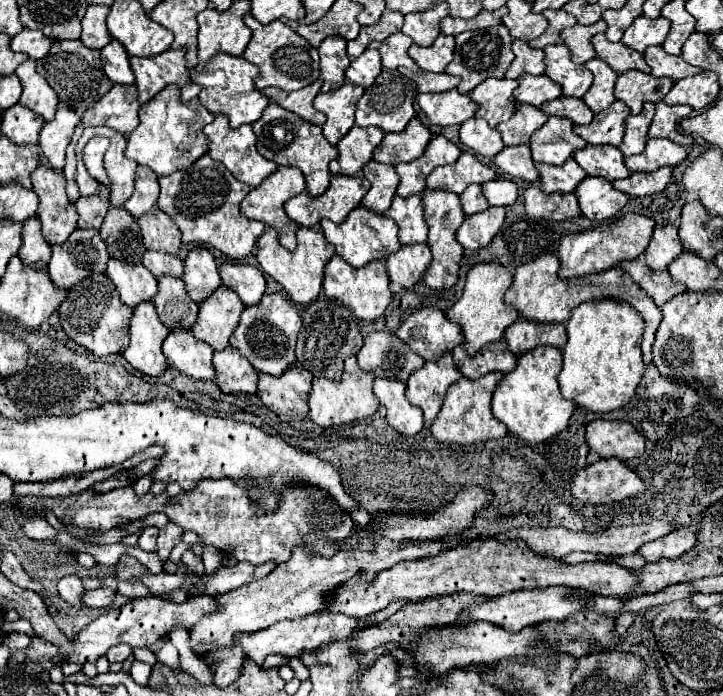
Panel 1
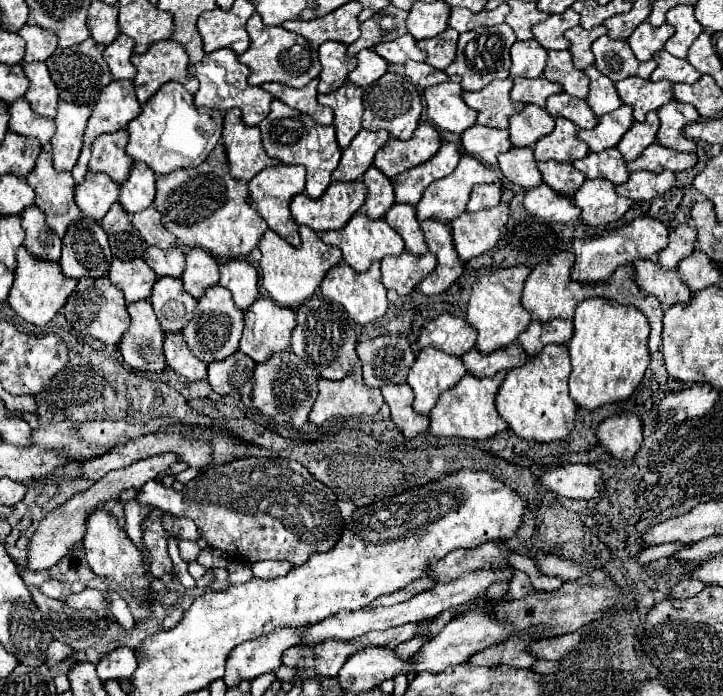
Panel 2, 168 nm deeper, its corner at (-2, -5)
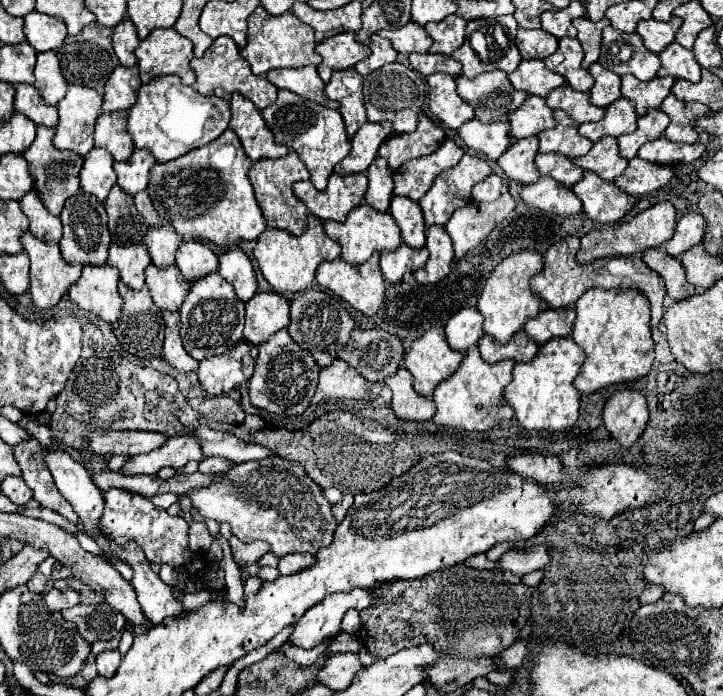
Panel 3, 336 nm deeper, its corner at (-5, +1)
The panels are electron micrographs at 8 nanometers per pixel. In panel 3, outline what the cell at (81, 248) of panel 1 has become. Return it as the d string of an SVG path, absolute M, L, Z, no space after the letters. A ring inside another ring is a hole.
M79 193L75 197L69 197L65 201L63 213L63 237L59 241L61 255L67 263L81 263L81 265L105 265L107 261L107 249L111 245L111 235L107 229L107 213L103 203L99 203L95 197L89 197L87 193Z

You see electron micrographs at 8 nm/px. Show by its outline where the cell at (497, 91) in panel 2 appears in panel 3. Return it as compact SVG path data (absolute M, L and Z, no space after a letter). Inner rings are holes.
M503 71L483 73L475 79L459 75L455 79L457 93L475 109L475 117L481 123L509 121L509 111L520 107L528 94L515 91Z

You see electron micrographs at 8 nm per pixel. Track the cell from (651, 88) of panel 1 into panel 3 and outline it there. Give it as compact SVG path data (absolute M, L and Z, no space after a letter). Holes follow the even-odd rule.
M623 75L623 97L631 99L635 103L635 111L639 115L645 115L647 109L659 107L663 99L671 93L673 77L655 77L651 81L639 81L633 75Z

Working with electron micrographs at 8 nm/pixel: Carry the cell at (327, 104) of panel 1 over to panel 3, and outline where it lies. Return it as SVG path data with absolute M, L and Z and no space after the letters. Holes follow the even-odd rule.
M353 68L335 71L325 87L325 95L329 99L339 101L339 111L343 115L347 135L351 139L357 133L357 129L367 121L363 100L363 77Z

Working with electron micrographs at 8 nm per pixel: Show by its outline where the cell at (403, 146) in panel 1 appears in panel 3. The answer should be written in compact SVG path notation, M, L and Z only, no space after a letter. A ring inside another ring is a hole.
M419 113L419 125L413 133L391 135L379 149L379 155L387 159L389 169L399 169L405 161L435 153L445 141L445 133L425 113Z

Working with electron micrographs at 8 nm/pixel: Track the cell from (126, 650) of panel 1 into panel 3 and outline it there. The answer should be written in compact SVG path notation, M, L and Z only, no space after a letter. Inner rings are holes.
M115 649L115 651L103 651L97 655L95 663L97 663L97 671L101 677L113 677L113 673L119 669L121 665L121 653Z

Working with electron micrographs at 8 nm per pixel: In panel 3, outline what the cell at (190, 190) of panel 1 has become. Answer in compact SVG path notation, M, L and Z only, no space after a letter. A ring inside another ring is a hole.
M227 129L203 149L189 151L181 159L155 163L147 193L163 225L173 227L181 237L233 247L241 241L255 241L267 229L247 177L249 169L251 161L245 157L239 137Z

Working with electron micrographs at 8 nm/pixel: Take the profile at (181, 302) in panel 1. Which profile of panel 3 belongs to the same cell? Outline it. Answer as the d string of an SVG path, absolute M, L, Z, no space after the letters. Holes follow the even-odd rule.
M149 265L145 273L155 307L161 311L179 311L191 289L191 283L181 277L181 271L177 267L157 269L155 265Z

